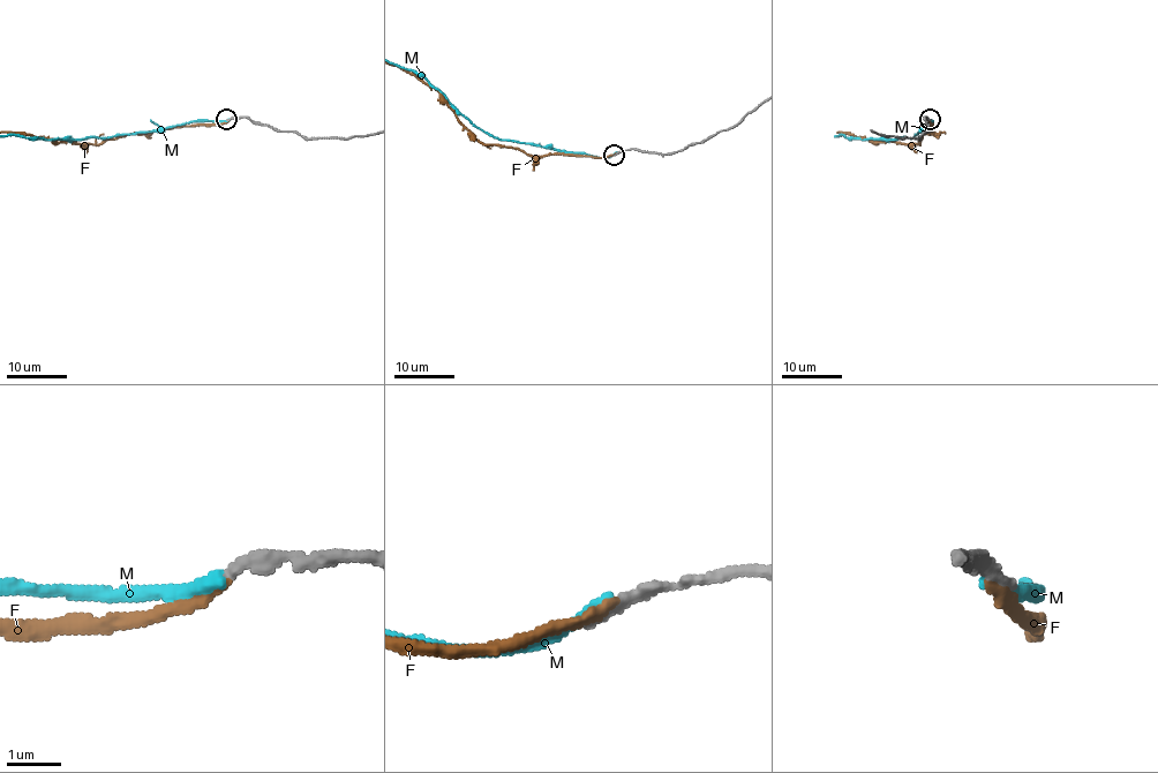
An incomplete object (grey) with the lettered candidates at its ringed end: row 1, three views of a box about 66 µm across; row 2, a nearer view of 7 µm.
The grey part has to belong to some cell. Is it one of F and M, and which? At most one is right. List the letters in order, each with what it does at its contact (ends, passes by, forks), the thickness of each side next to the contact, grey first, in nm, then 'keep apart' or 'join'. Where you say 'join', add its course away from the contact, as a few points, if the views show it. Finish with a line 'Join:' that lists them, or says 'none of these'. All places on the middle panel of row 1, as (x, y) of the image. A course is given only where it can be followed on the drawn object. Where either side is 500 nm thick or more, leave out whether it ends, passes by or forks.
F: it ends there; 220 nm thick on the grey side, 220 nm on the other; keep apart
M: it ends there; 220 nm thick on the grey side, 260 nm on the other; keep apart
Join: none of these

